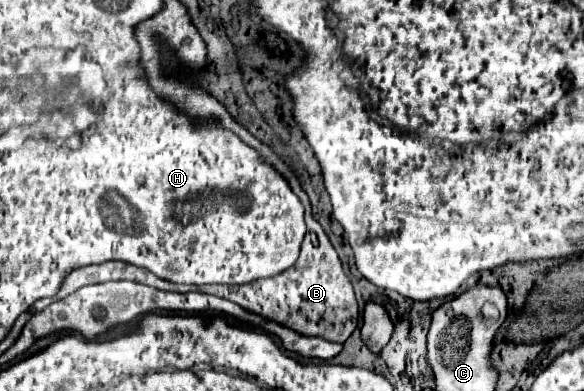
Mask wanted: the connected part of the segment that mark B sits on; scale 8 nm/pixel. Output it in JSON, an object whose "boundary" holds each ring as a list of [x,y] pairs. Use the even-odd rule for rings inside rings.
{"boundary":[[[316,242],[316,254],[308,256],[302,254],[294,268],[288,268],[278,276],[254,280],[254,284],[242,286],[200,286],[200,292],[232,300],[246,310],[270,316],[270,320],[278,320],[280,324],[286,324],[296,332],[308,336],[322,336],[330,342],[346,342],[358,322],[358,304],[352,284],[344,274],[342,262],[330,242]]]}

